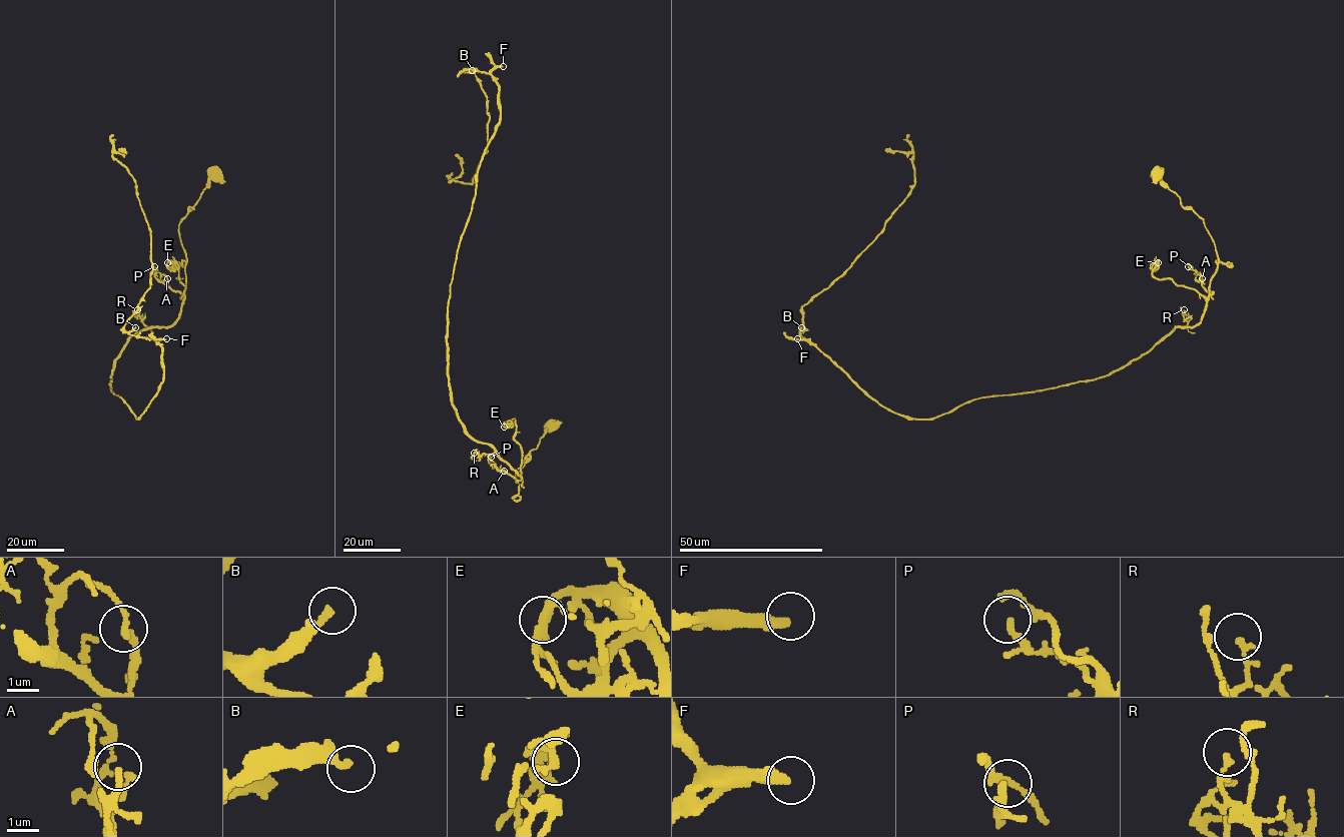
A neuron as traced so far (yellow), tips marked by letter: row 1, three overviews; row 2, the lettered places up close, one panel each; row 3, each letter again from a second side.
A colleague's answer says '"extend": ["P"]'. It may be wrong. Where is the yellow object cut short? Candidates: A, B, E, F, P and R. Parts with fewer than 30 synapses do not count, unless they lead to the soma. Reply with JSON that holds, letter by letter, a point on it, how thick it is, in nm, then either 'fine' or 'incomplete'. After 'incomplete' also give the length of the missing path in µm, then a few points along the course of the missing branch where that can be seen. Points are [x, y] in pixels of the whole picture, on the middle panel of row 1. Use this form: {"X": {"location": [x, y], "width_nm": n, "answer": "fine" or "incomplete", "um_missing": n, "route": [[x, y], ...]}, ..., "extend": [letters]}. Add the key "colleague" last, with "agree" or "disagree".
{"A": {"location": [504, 471], "width_nm": 190, "answer": "fine"}, "B": {"location": [472, 70], "width_nm": 190, "answer": "fine"}, "E": {"location": [504, 427], "width_nm": 240, "answer": "fine"}, "F": {"location": [503, 66], "width_nm": 360, "answer": "incomplete", "um_missing": 90}, "P": {"location": [491, 457], "width_nm": 240, "answer": "fine"}, "R": {"location": [474, 453], "width_nm": 170, "answer": "fine"}, "extend": ["F"], "colleague": "disagree"}

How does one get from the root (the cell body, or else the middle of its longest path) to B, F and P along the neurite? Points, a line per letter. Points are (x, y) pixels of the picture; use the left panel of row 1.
B: (214, 172), (179, 224), (178, 318), (138, 330), (112, 369), (110, 389), (139, 419), (163, 361), (135, 327)
F: (214, 172), (179, 224), (178, 318), (115, 359), (110, 389), (138, 419), (166, 338)
P: (214, 172), (179, 224), (186, 259), (185, 293), (156, 278), (154, 266)

